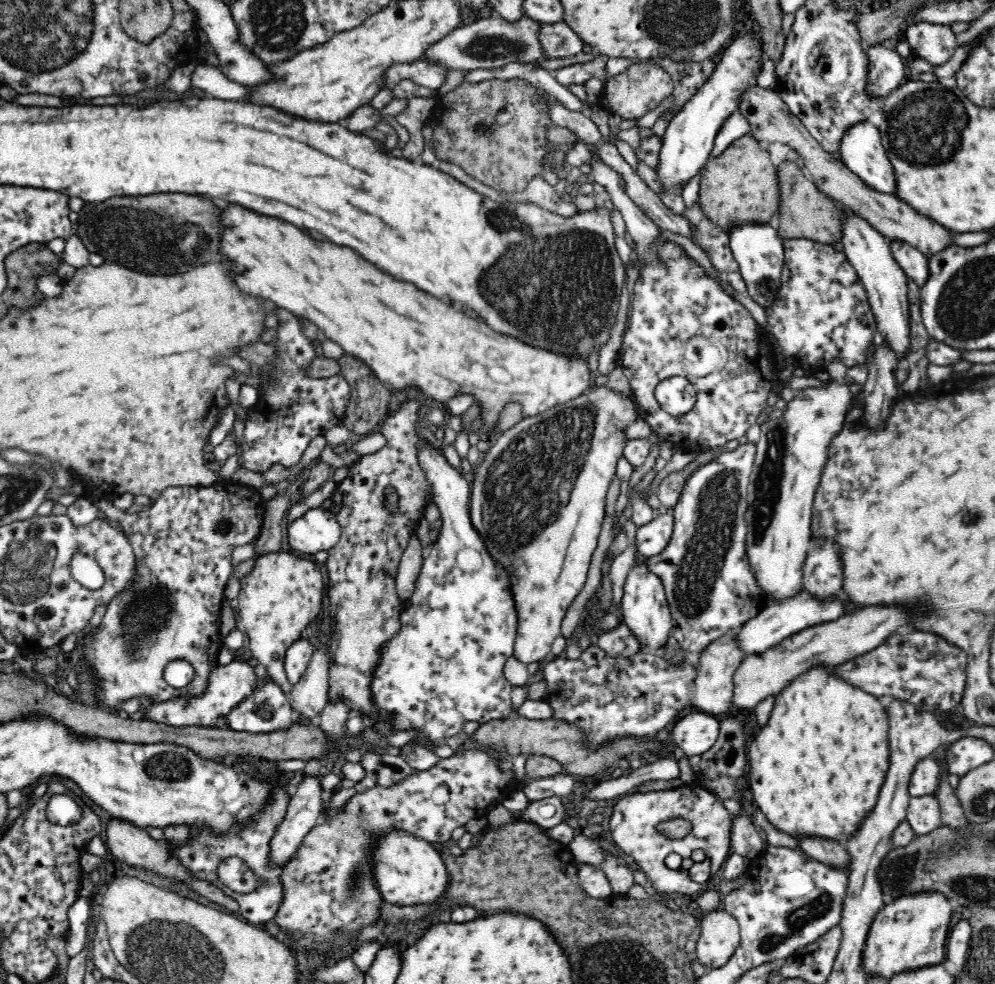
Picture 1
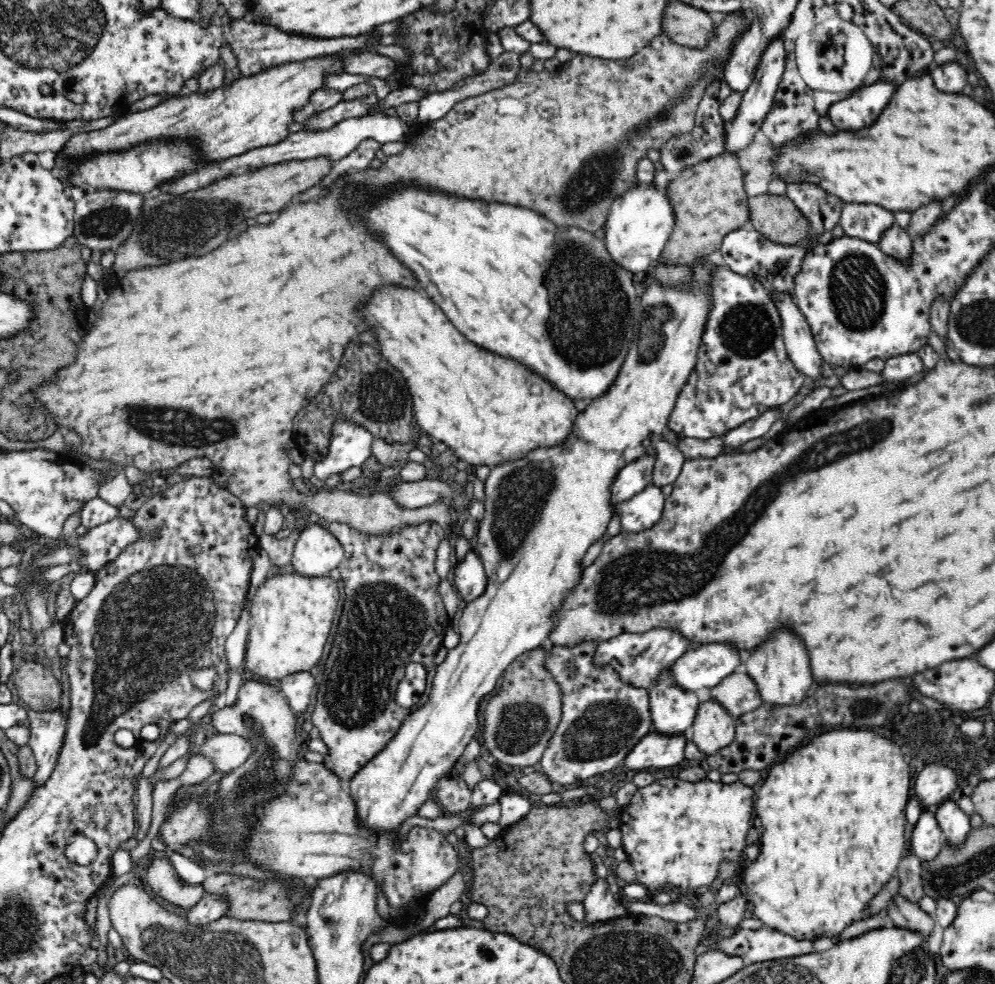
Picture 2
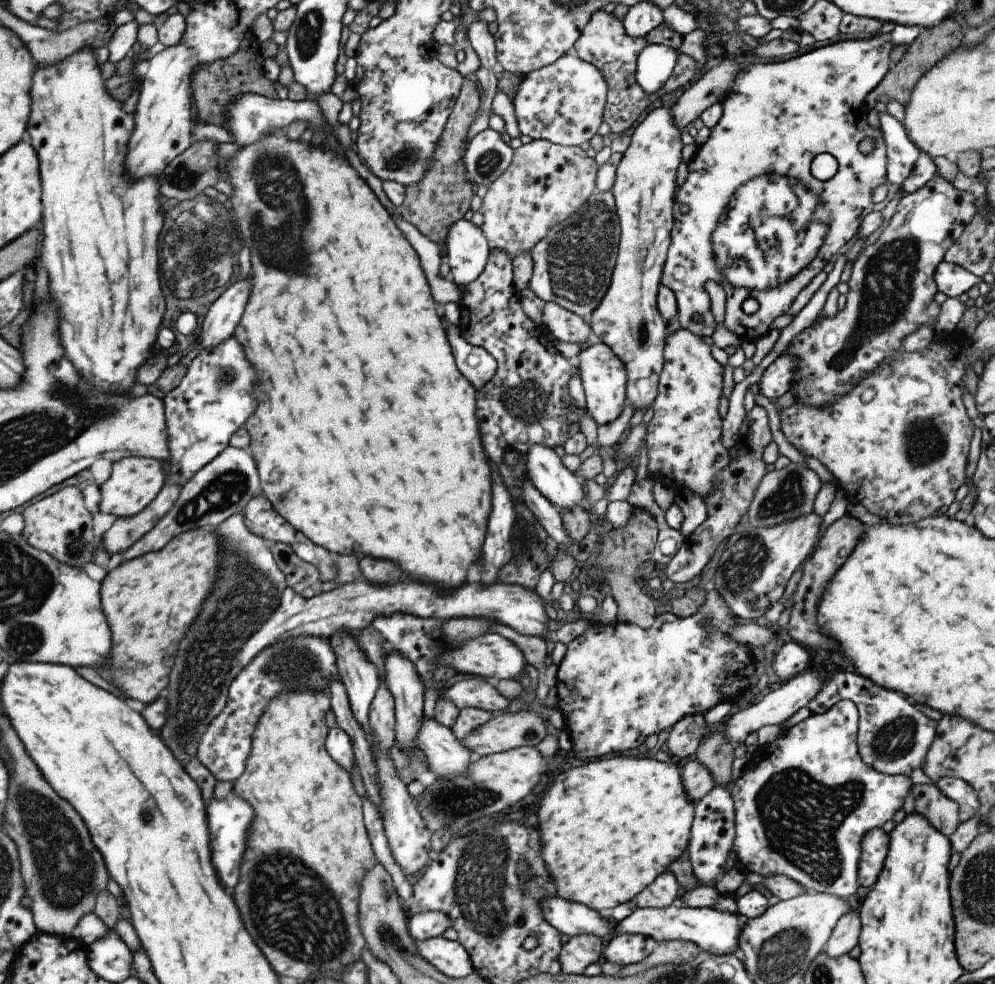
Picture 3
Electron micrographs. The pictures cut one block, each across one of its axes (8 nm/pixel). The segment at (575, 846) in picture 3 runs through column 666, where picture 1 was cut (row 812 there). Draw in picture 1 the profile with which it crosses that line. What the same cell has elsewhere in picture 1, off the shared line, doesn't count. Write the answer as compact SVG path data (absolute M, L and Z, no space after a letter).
M816 665L798 675L796 680L788 683L782 690L781 695L775 697L774 709L770 719L763 727L760 727L757 735L748 741L747 758L749 777L746 784L749 798L754 808L758 808L766 819L778 830L798 837L824 837L833 841L847 841L854 836L868 815L874 810L877 803L881 786L884 784L886 773L889 769L890 738L888 736L889 721L884 706L880 704L878 697L856 688L853 684L839 678L832 665Z

